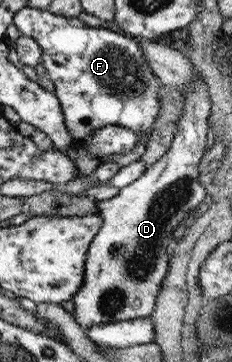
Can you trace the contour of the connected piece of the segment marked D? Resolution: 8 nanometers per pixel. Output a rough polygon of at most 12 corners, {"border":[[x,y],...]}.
{"border":[[182,92],[173,142],[117,195],[70,298],[83,329],[149,317],[173,229],[207,195],[210,98]]}

